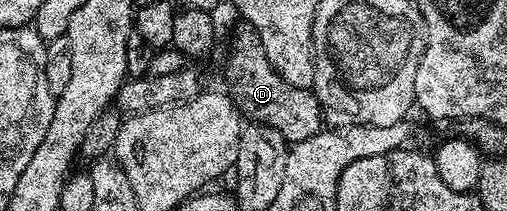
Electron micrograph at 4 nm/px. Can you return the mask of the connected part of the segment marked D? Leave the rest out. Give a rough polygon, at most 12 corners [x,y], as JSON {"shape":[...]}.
{"shape":[[255,28],[231,37],[226,88],[248,122],[288,143],[325,122],[314,92],[285,83]]}

